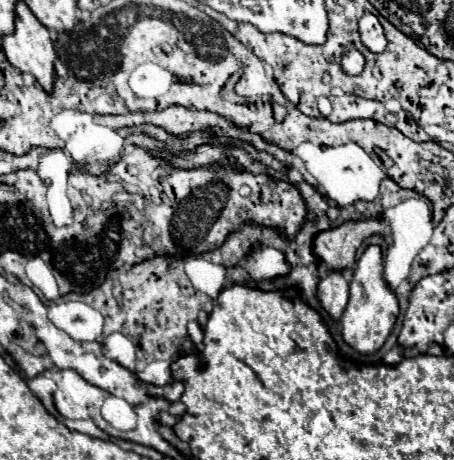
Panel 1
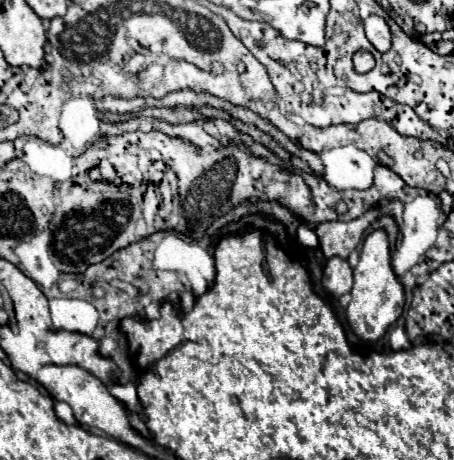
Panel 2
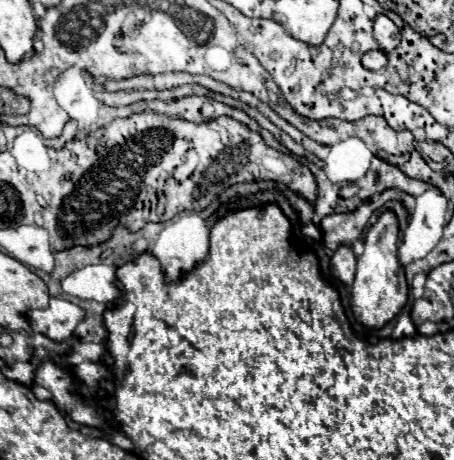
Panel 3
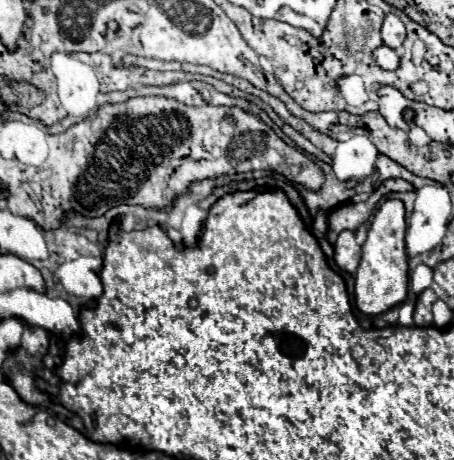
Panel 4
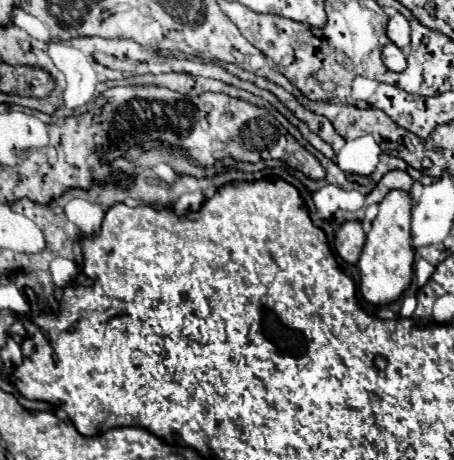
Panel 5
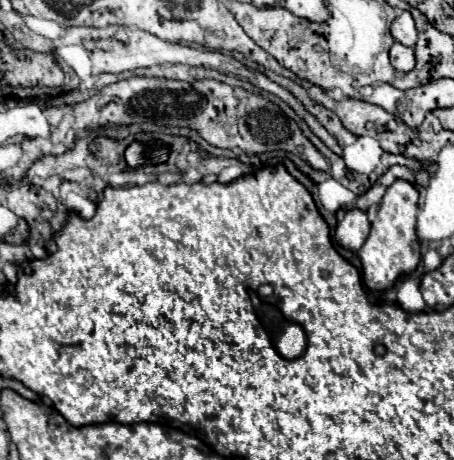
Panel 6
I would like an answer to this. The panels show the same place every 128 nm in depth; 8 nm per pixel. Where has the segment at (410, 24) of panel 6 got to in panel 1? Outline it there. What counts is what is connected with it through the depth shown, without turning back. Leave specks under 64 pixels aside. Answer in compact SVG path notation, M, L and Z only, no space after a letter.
M364 14L358 20L358 32L360 32L362 44L370 52L384 52L384 48L386 48L384 30L382 30L382 26L380 26L380 22L378 22L378 18L374 14Z

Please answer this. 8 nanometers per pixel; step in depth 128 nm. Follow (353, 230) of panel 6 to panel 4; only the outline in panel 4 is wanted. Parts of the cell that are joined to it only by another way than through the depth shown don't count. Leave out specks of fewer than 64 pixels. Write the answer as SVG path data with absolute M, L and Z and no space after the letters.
M344 230L340 236L338 236L338 242L334 244L334 262L338 264L340 270L348 272L348 274L354 274L358 264L360 264L360 246L354 238L354 232L348 232Z

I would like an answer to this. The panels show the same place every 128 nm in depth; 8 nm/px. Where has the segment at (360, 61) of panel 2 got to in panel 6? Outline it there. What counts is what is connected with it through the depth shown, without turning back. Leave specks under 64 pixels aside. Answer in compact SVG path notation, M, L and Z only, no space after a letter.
M394 42L392 48L390 48L390 64L398 70L398 72L410 72L416 64L414 60L414 50L400 44L400 42Z

